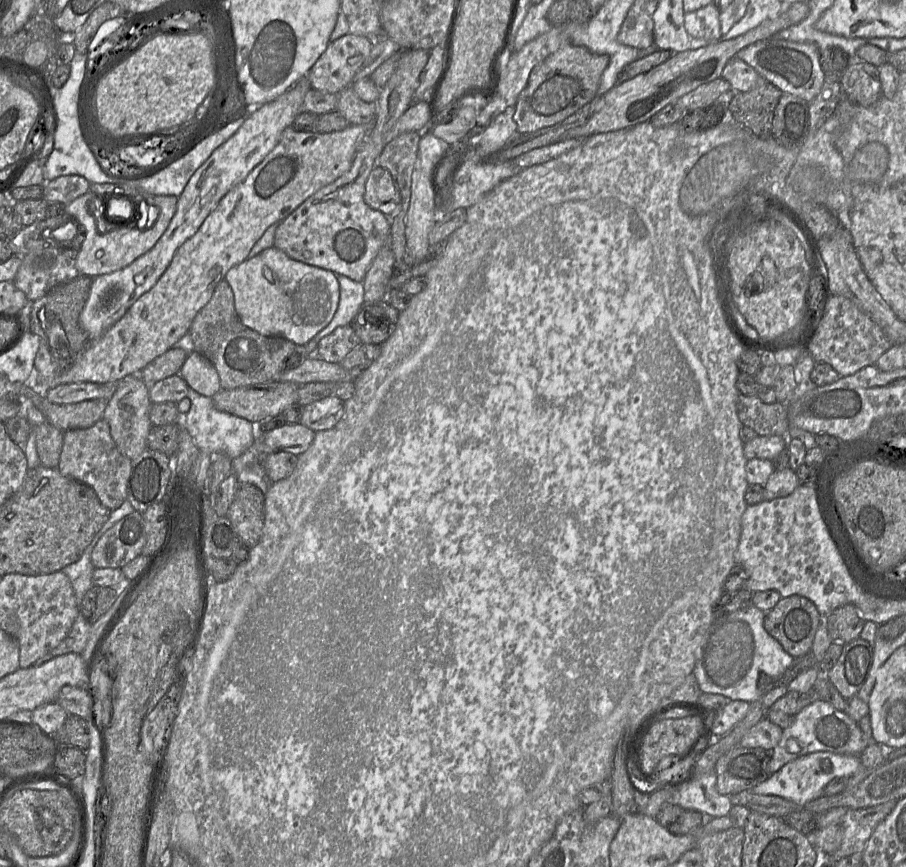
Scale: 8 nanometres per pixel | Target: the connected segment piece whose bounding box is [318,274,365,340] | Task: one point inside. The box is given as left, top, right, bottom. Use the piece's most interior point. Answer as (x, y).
(351, 299)

